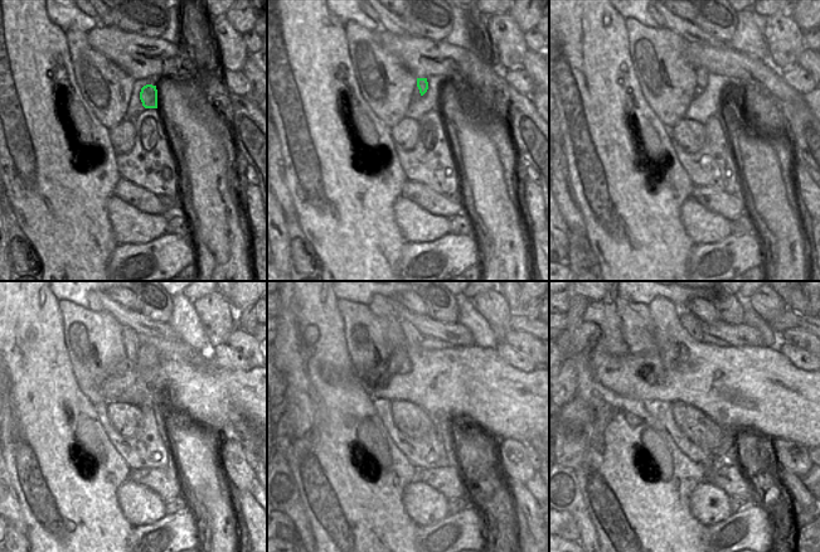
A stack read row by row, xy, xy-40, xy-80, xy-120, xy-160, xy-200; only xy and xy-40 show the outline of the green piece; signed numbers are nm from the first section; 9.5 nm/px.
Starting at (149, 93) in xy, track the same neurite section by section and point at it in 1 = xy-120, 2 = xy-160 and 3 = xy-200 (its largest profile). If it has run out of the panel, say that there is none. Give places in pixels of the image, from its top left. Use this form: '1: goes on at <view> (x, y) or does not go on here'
1: goes on at xy-120 (132, 340)
2: goes on at xy-160 (412, 335)
3: goes on at xy-200 (693, 325)

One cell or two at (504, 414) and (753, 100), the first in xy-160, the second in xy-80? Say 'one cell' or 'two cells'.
one cell

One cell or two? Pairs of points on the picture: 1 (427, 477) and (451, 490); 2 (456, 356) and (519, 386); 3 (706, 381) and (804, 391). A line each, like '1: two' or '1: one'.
1: one
2: one
3: one

